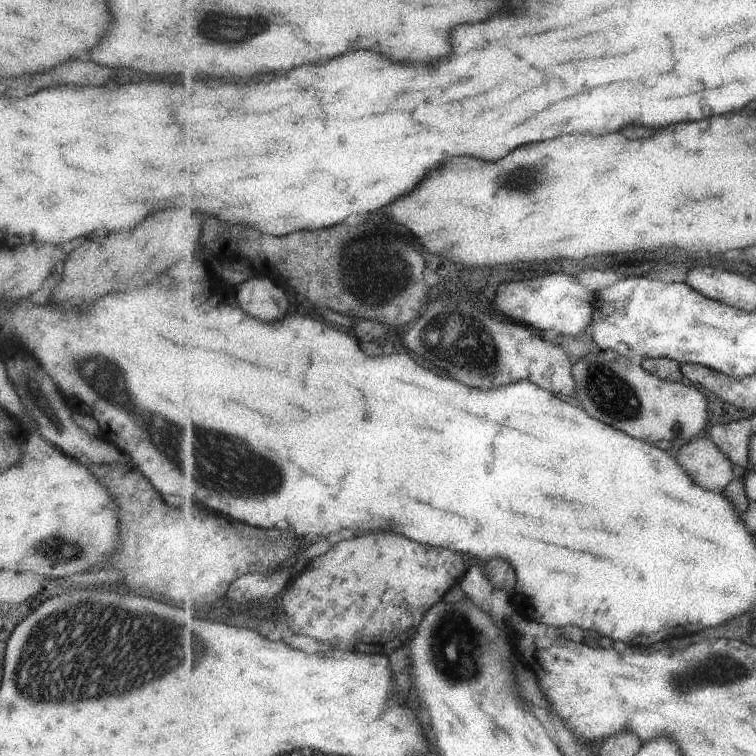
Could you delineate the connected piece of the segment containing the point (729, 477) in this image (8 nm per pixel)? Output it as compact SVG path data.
M708 435L683 445L677 457L685 472L703 488L721 493L735 478L731 459Z

